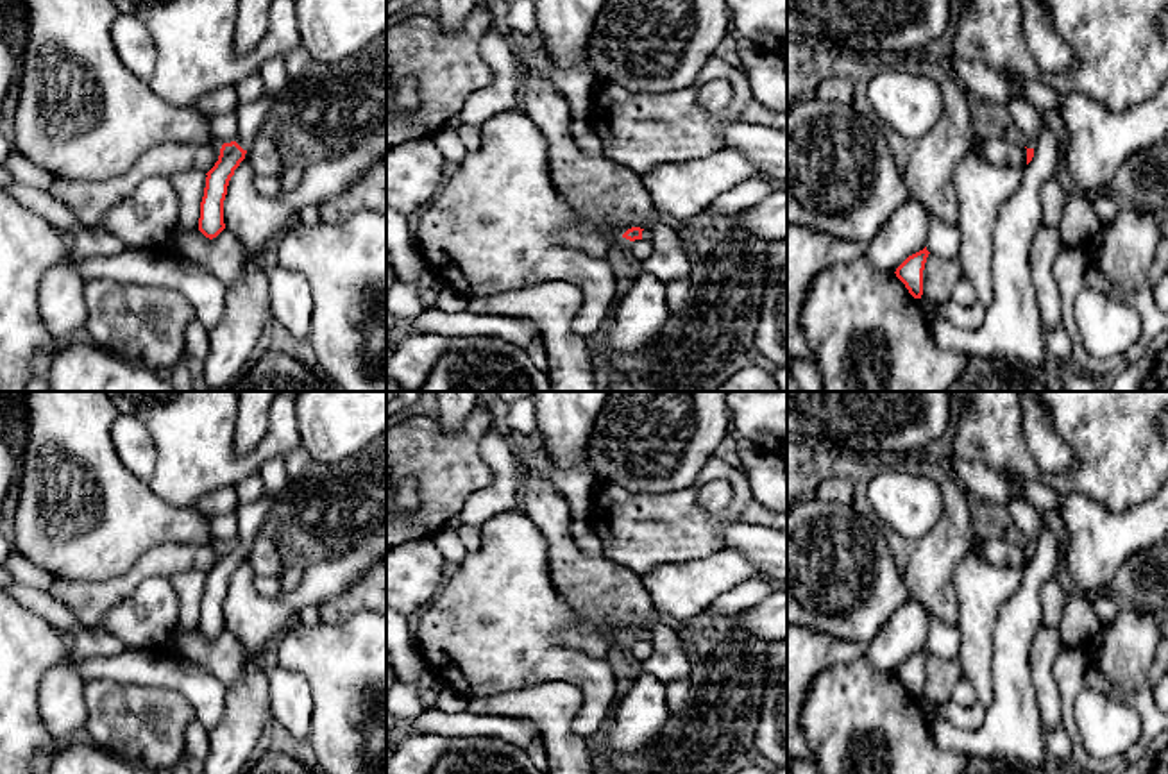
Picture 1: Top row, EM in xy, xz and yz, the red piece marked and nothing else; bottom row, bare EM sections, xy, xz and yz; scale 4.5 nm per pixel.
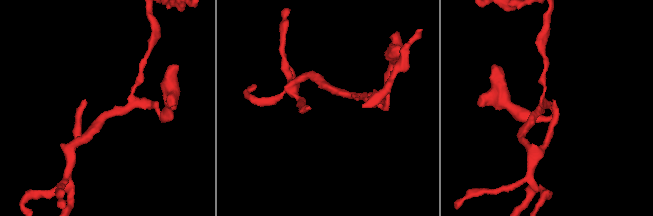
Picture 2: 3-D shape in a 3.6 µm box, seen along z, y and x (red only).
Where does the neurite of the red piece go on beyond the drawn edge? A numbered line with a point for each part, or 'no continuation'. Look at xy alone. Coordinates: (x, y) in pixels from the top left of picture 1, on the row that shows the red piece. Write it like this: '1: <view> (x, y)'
1: xy (251, 117)

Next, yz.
1: yz (1027, 118)

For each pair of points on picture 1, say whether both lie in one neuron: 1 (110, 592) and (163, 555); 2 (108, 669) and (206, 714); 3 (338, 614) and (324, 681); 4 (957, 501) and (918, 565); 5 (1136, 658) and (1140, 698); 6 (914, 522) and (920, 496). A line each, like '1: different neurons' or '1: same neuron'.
1: same neuron
2: same neuron
3: different neurons
4: same neuron
5: different neurons
6: same neuron

